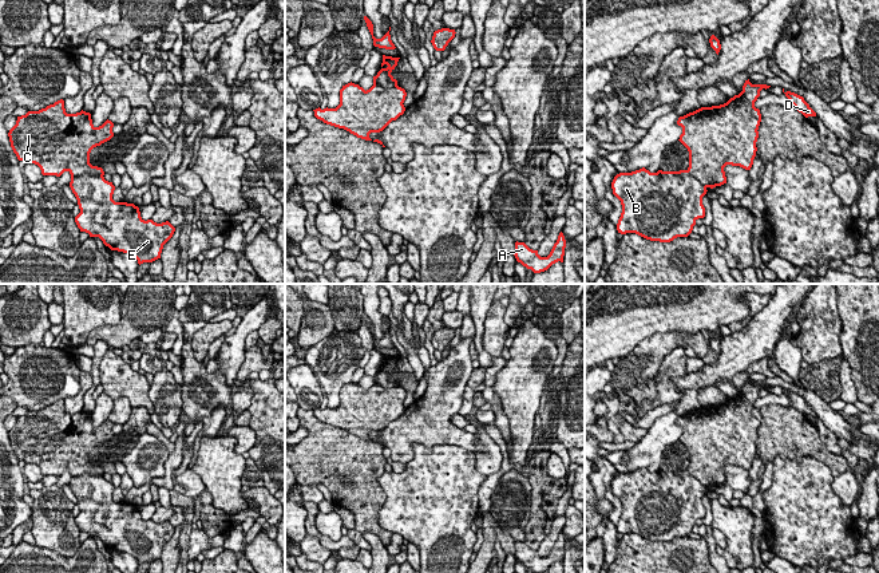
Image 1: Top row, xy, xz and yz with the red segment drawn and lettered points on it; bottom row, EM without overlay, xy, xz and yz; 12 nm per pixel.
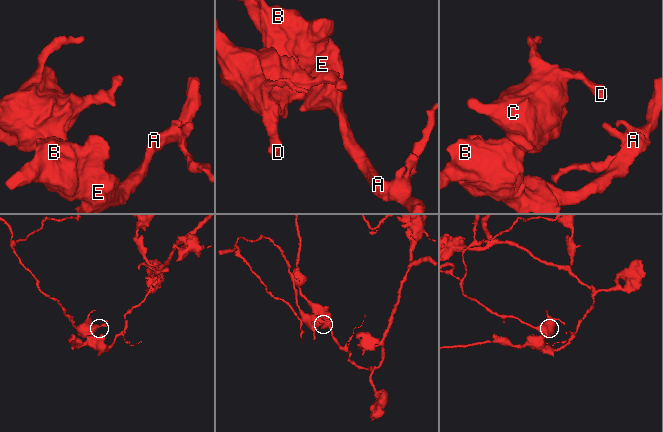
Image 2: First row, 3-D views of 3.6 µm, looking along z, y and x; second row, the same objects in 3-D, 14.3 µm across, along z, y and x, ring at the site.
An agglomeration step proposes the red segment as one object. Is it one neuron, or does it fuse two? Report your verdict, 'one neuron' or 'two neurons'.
two neurons

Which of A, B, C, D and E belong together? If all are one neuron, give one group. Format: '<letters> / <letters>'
A B E / C D

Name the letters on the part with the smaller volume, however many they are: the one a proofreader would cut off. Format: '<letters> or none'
C, D

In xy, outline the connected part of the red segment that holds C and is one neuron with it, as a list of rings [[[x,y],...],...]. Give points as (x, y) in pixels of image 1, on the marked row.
[[[60,99],[17,116],[8,137],[17,159],[37,165],[43,175],[60,177],[68,171],[71,177],[84,173],[103,177],[103,169],[90,163],[90,153],[114,137],[112,127],[108,119],[95,127],[91,114],[83,110],[67,114]]]

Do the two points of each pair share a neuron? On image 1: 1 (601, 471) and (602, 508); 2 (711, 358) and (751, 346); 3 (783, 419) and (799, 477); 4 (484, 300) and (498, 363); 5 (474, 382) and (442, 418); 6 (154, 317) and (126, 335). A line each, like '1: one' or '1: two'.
1: one
2: two
3: two
4: two
5: two
6: one

